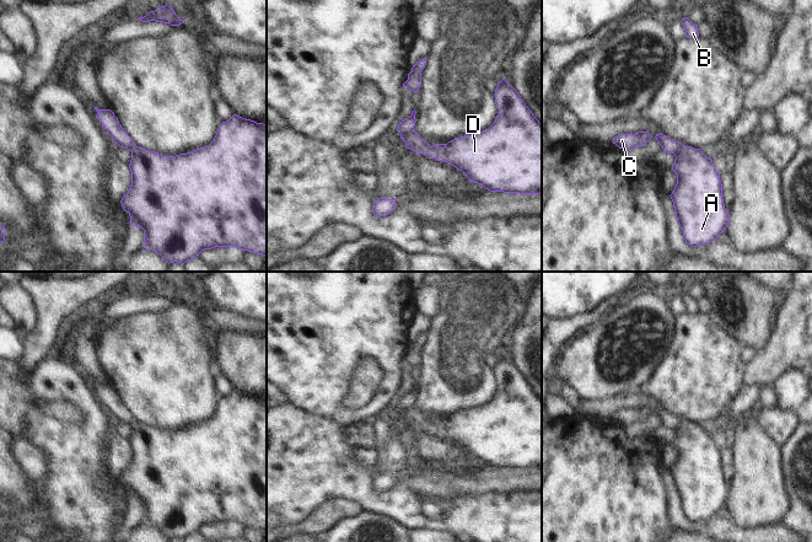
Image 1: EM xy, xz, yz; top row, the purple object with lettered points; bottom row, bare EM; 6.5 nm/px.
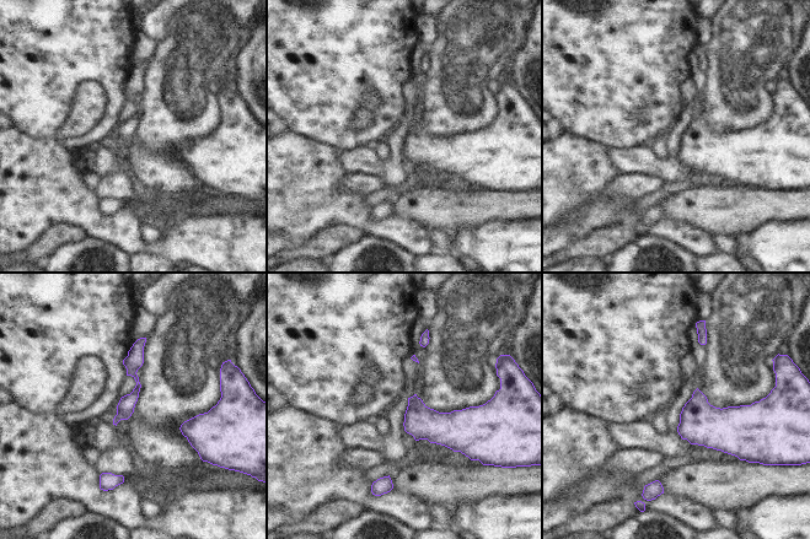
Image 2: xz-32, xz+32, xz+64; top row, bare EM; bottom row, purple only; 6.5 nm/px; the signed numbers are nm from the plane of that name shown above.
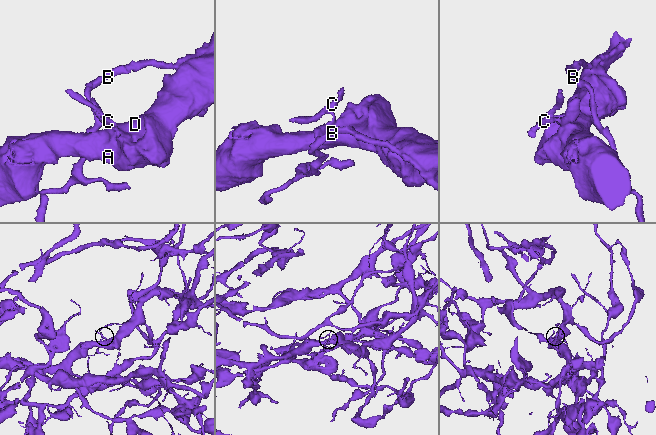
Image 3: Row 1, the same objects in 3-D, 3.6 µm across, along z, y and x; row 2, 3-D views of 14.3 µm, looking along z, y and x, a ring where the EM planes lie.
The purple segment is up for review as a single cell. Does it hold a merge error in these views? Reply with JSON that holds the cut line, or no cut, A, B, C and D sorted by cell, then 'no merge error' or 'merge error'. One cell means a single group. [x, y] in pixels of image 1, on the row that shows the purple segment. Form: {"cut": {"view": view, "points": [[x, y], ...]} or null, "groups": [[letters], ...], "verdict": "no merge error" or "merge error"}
{"cut": {"view": "xz", "points": [[413, 129], [403, 139]]}, "groups": [["A", "B", "D"], ["C"]], "verdict": "merge error"}

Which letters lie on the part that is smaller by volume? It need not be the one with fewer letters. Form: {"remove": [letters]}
{"remove": ["C"]}

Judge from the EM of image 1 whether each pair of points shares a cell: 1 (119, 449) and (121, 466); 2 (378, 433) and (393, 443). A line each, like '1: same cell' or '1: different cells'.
1: same cell
2: different cells

